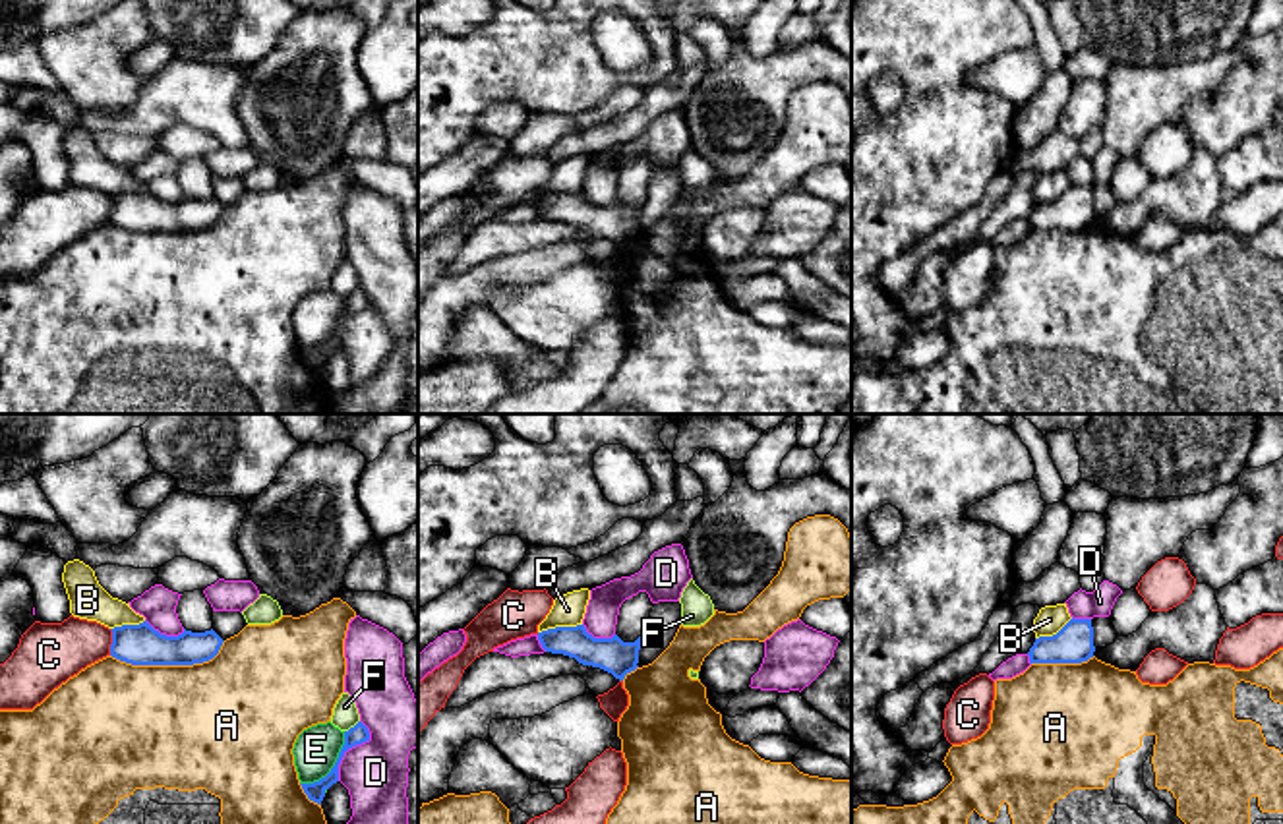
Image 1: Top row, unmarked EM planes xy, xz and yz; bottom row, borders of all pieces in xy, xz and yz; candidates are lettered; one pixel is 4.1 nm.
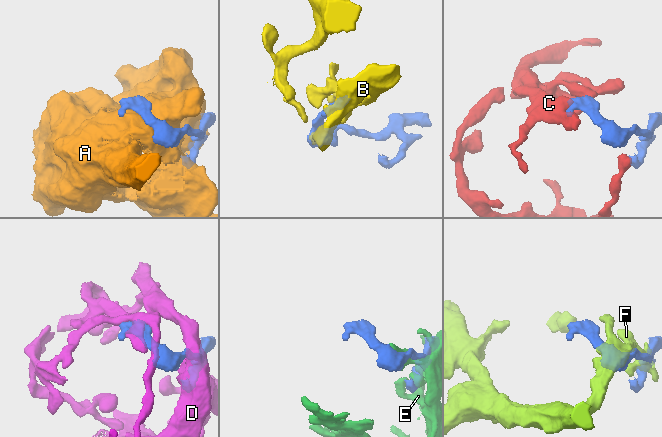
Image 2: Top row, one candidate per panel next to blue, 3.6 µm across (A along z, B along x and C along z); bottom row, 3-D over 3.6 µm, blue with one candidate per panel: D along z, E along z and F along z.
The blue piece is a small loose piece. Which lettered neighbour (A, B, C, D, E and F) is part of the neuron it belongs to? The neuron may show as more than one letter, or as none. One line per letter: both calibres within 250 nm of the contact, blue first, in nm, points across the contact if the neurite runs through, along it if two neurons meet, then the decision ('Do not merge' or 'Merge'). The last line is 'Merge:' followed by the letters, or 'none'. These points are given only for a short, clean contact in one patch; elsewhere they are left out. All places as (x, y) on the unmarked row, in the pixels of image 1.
A: Thickness 180 nm (blue) against 500 nm. Do not merge
B: Thickness 140 nm (blue) against 140 nm. Boundary: xz (581, 190), (542, 196), (538, 200). Do not merge
C: Thickness 180 nm (blue) against 240 nm. Boundary: xy (109, 196), (111, 221). Do not merge
D: Thickness 80 nm (blue) against 280 nm. Do not merge
E: Thickness 80 nm (blue) against 190 nm. Do not merge
F: Thickness 80 nm (blue) against 110 nm. Do not merge
Merge: none

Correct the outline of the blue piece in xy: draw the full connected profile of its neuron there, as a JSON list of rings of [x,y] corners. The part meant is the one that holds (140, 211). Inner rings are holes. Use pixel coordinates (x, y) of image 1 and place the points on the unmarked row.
[[[147,188],[114,193],[110,222],[132,232],[194,232],[213,226],[223,205],[211,195],[205,199],[186,197],[166,203]]]

